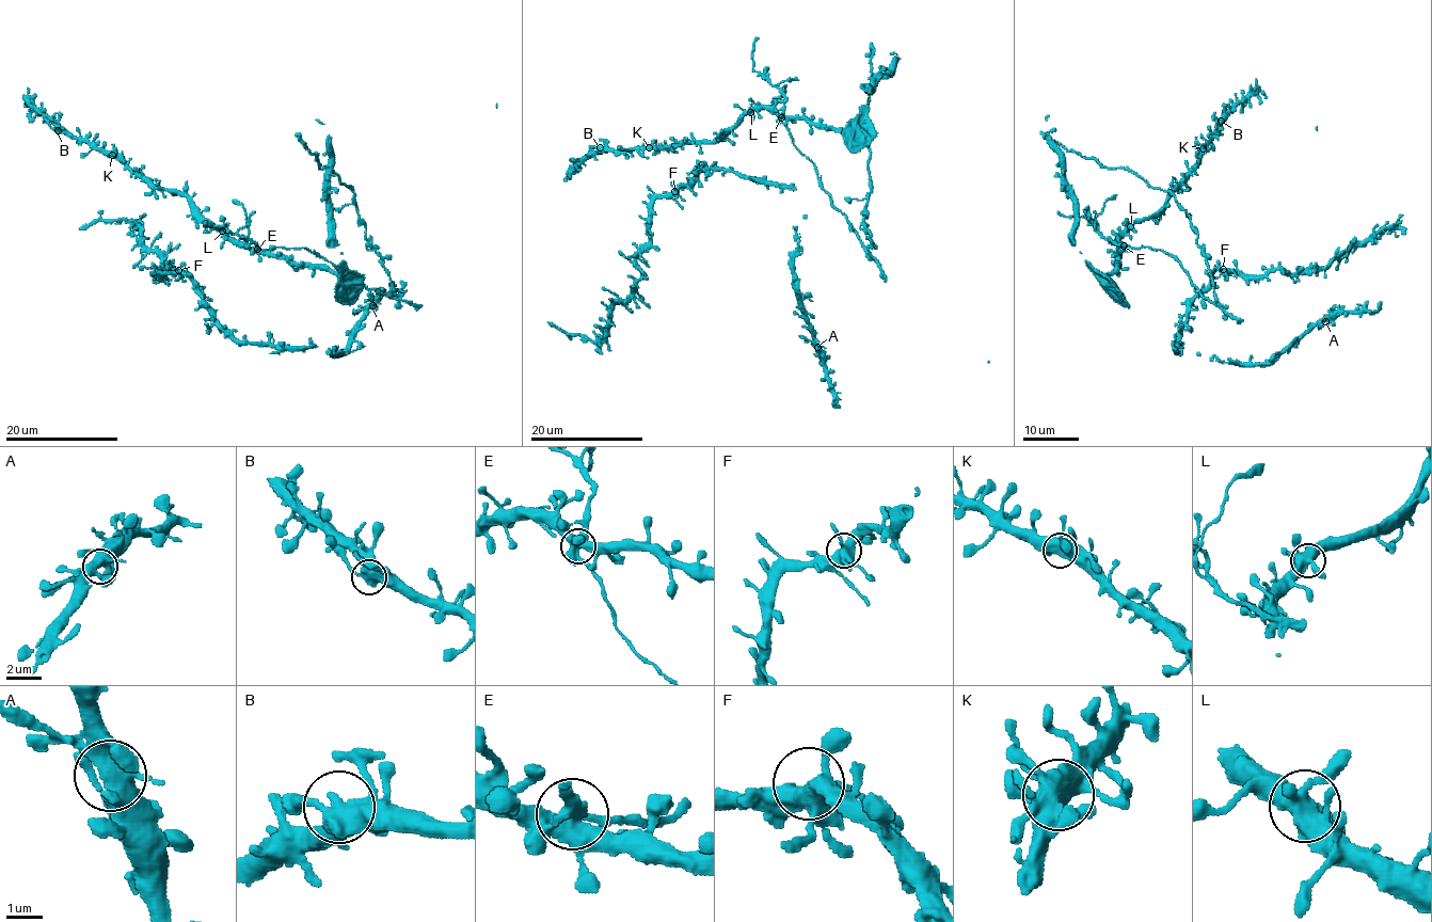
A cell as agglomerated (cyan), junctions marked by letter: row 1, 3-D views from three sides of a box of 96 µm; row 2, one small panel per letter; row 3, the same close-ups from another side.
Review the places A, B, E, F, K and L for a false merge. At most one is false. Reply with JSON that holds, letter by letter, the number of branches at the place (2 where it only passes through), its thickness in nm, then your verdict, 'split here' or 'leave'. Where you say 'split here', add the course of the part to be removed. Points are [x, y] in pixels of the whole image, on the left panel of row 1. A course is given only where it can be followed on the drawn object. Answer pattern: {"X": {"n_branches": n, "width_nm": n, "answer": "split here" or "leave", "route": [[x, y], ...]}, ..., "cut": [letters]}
{"A": {"n_branches": 5, "width_nm": 440, "answer": "leave"}, "B": {"n_branches": 4, "width_nm": 500, "answer": "leave"}, "E": {"n_branches": 5, "width_nm": 500, "answer": "leave"}, "F": {"n_branches": 5, "width_nm": 480, "answer": "leave"}, "K": {"n_branches": 4, "width_nm": 480, "answer": "leave"}, "L": {"n_branches": 6, "width_nm": 480, "answer": "leave"}, "cut": []}

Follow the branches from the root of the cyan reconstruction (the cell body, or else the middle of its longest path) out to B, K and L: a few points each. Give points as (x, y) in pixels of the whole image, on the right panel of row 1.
B: (1134, 248), (1123, 247), (1119, 239), (1131, 226), (1147, 220), (1193, 171), (1221, 121)
K: (1134, 248), (1123, 247), (1119, 239), (1135, 223), (1147, 220), (1160, 209), (1167, 196), (1193, 171), (1203, 148)
L: (1134, 248), (1123, 247), (1119, 239), (1130, 226)

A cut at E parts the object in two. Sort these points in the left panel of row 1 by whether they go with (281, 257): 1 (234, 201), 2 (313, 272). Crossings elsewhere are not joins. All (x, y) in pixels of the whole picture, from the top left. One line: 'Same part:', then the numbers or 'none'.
Same part: 2

